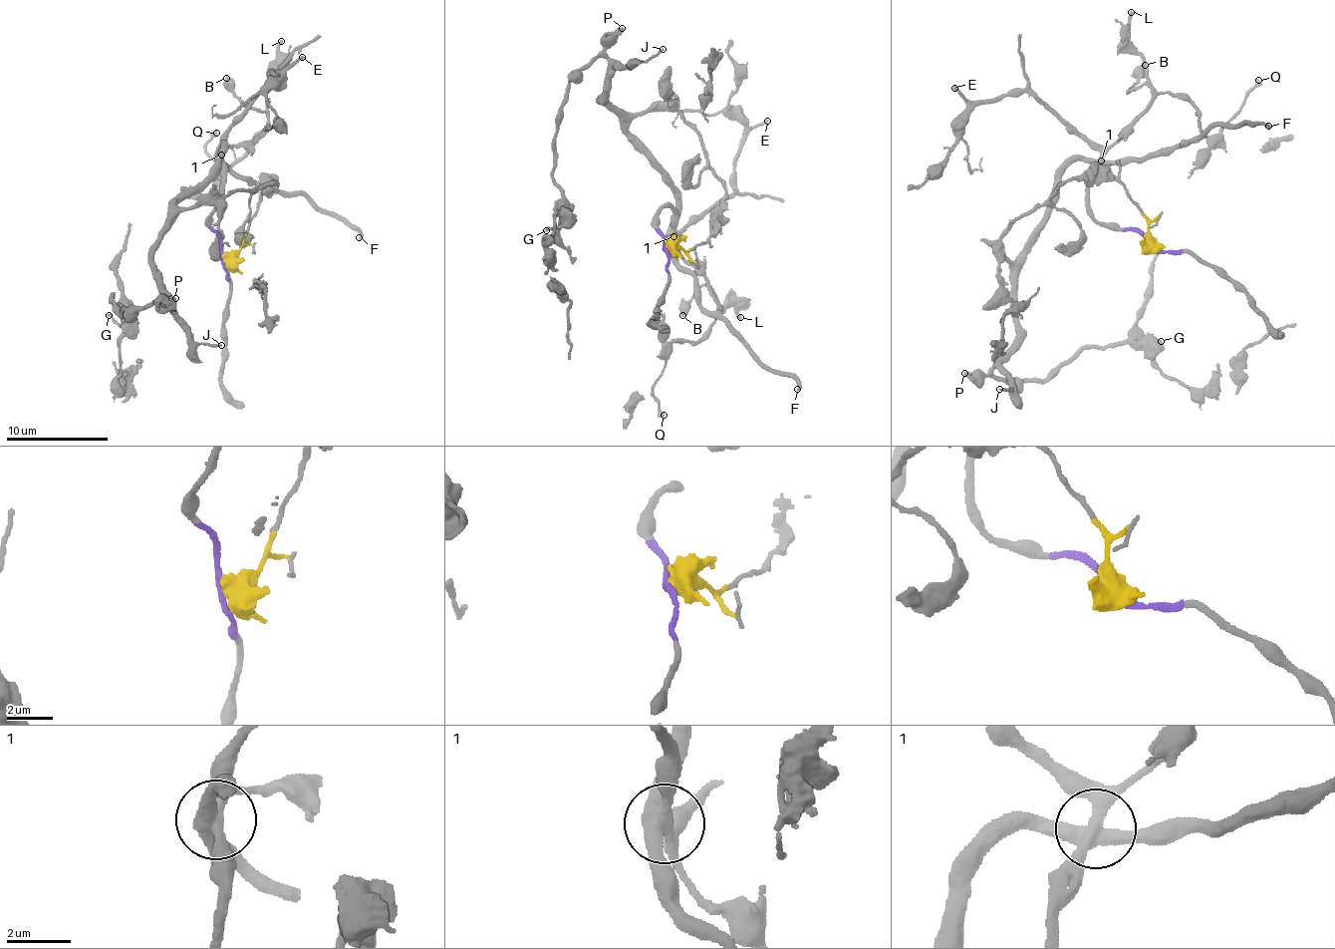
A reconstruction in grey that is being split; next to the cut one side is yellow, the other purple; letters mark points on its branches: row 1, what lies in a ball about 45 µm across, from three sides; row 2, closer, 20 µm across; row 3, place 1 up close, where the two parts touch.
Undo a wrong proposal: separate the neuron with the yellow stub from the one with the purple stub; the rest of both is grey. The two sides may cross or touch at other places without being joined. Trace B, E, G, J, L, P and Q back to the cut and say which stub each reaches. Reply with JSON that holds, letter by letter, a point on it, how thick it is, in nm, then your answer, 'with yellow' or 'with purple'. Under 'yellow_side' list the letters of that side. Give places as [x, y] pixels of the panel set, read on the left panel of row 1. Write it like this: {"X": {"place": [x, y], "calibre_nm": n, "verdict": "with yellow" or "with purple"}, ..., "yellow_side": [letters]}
{"B": {"place": [226, 78], "calibre_nm": 440, "verdict": "with purple"}, "E": {"place": [302, 57], "calibre_nm": 200, "verdict": "with purple"}, "G": {"place": [109, 315], "calibre_nm": 190, "verdict": "with yellow"}, "J": {"place": [221, 345], "calibre_nm": 160, "verdict": "with yellow"}, "L": {"place": [281, 41], "calibre_nm": 240, "verdict": "with purple"}, "P": {"place": [175, 298], "calibre_nm": 400, "verdict": "with yellow"}, "Q": {"place": [216, 133], "calibre_nm": 340, "verdict": "with purple"}, "yellow_side": ["G", "J", "P"]}

